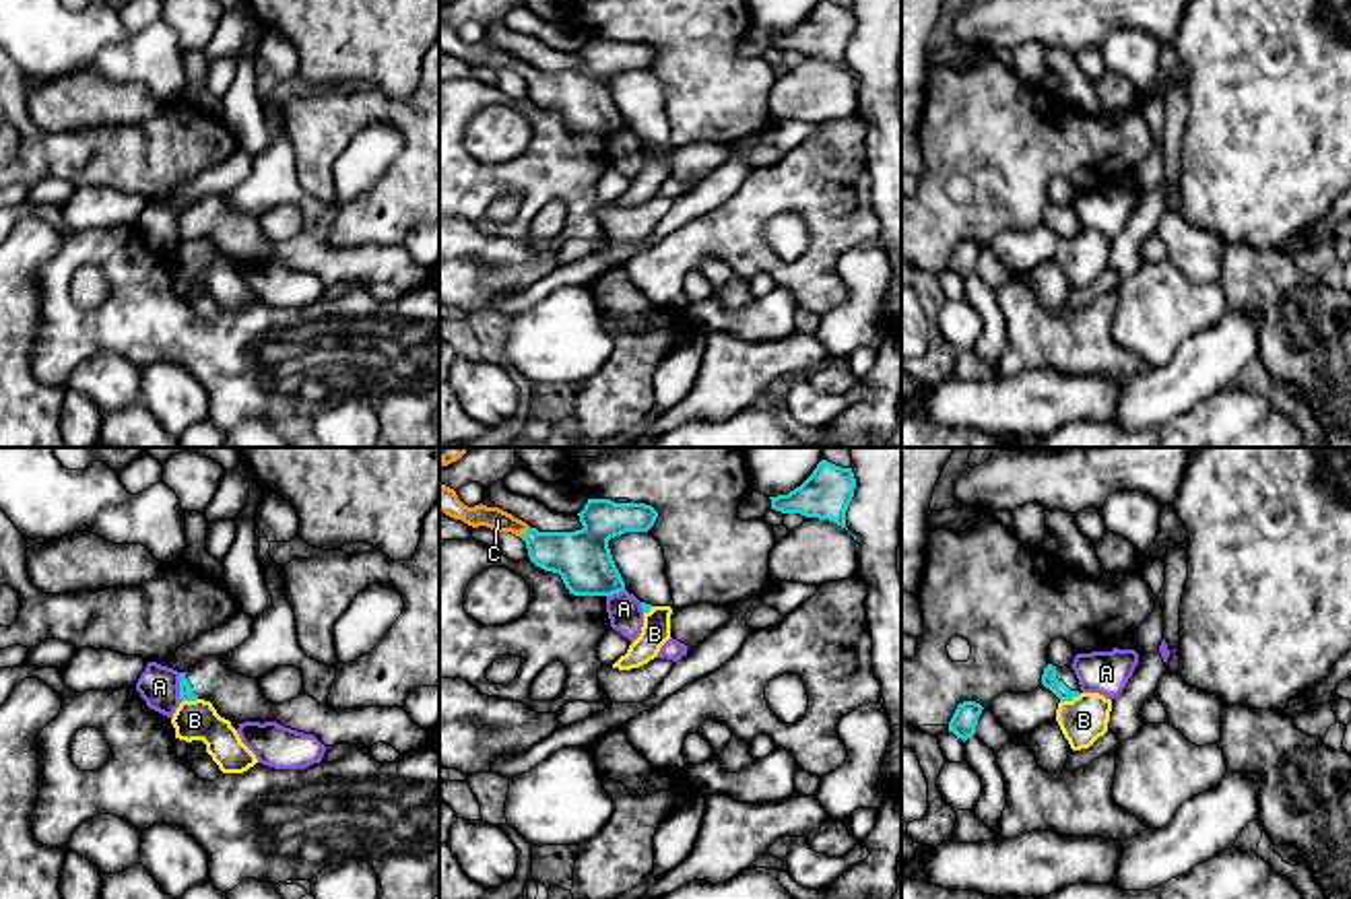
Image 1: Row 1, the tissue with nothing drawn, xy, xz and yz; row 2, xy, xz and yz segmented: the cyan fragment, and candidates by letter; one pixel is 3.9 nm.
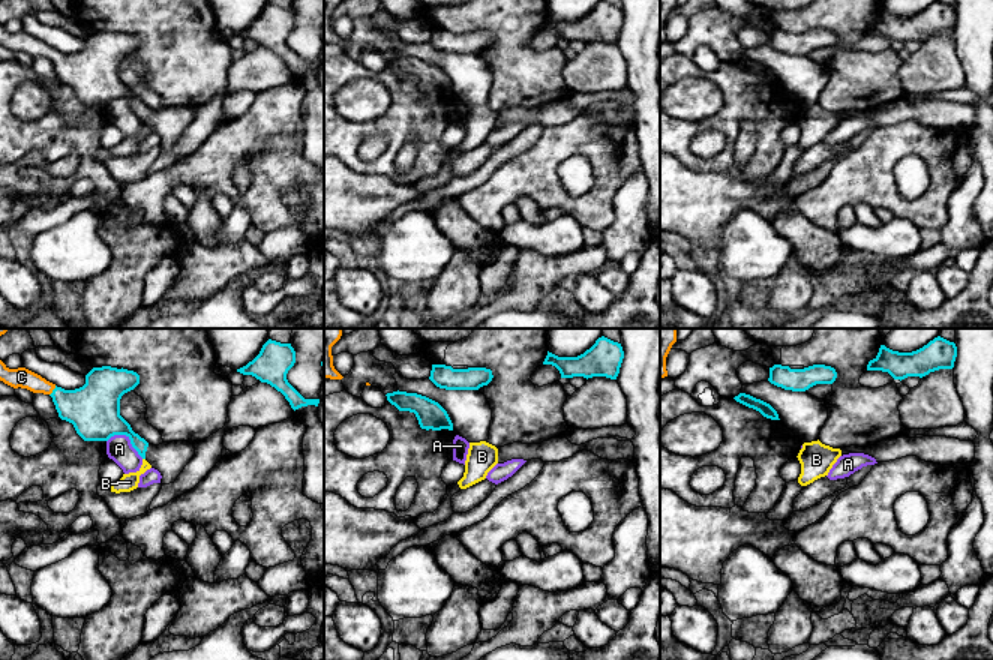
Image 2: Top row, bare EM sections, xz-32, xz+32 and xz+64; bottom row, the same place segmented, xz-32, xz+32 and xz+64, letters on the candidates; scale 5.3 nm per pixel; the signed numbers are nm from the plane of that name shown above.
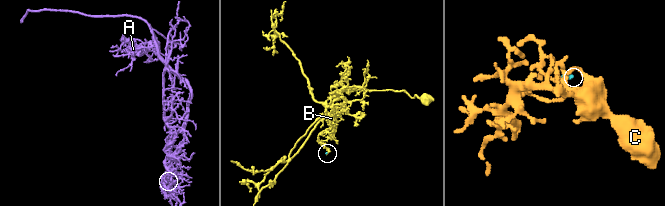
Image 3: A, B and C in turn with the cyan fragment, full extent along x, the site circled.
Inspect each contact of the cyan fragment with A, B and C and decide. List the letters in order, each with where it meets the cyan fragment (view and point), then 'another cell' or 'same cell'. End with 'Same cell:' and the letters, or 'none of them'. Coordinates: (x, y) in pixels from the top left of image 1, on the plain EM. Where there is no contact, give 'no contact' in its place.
A: contact xy (180, 225); another cell
B: contact yz (1071, 238); another cell
C: contact xz (526, 71); same cell
Same cell: C

